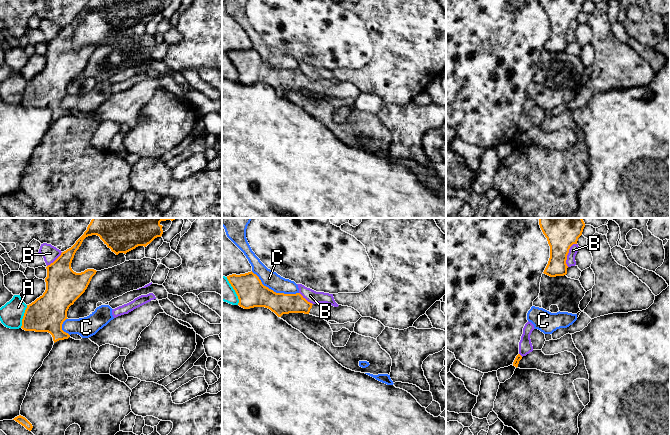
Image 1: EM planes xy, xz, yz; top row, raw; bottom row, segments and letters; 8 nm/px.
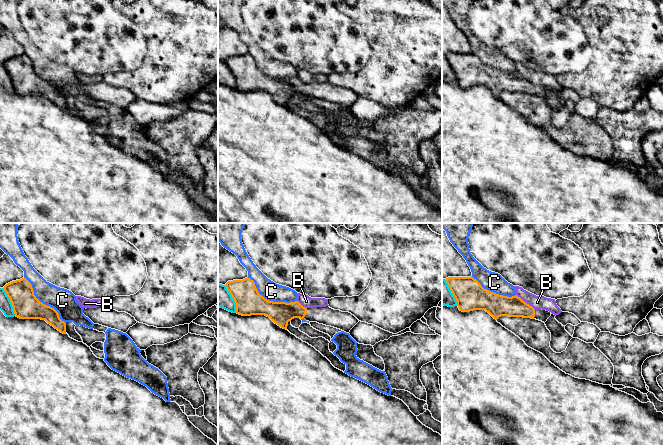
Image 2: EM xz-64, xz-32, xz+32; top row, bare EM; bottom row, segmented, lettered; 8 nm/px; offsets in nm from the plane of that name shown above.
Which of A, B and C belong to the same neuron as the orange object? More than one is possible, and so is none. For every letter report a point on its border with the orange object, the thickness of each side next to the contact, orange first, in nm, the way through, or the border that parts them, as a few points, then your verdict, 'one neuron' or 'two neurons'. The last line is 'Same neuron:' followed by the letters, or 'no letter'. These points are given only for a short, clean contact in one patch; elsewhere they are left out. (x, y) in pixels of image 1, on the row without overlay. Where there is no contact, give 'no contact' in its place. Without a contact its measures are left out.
A: contact xy (23, 92); calibres 300 and 190 nm; two neurons
B: contact yz (567, 30); calibres 220 and 70 nm; two neurons
C: contact xz (273, 67); calibres 220 and 140 nm; two neurons
Same neuron: no letter

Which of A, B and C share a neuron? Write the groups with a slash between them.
A / B / C

